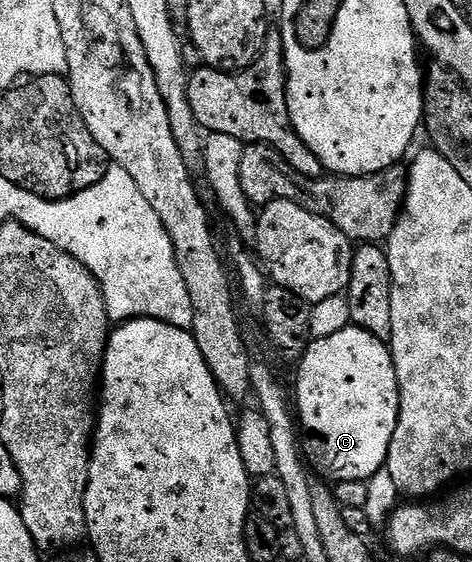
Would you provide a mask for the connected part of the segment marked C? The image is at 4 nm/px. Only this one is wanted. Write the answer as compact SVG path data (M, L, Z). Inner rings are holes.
M351 323L344 331L336 331L336 335L311 340L305 355L297 362L296 369L296 417L300 422L300 437L304 442L304 457L309 468L322 476L319 478L334 483L348 479L369 482L370 477L381 474L386 464L388 447L392 443L392 431L396 431L400 403L396 367L389 344Z

